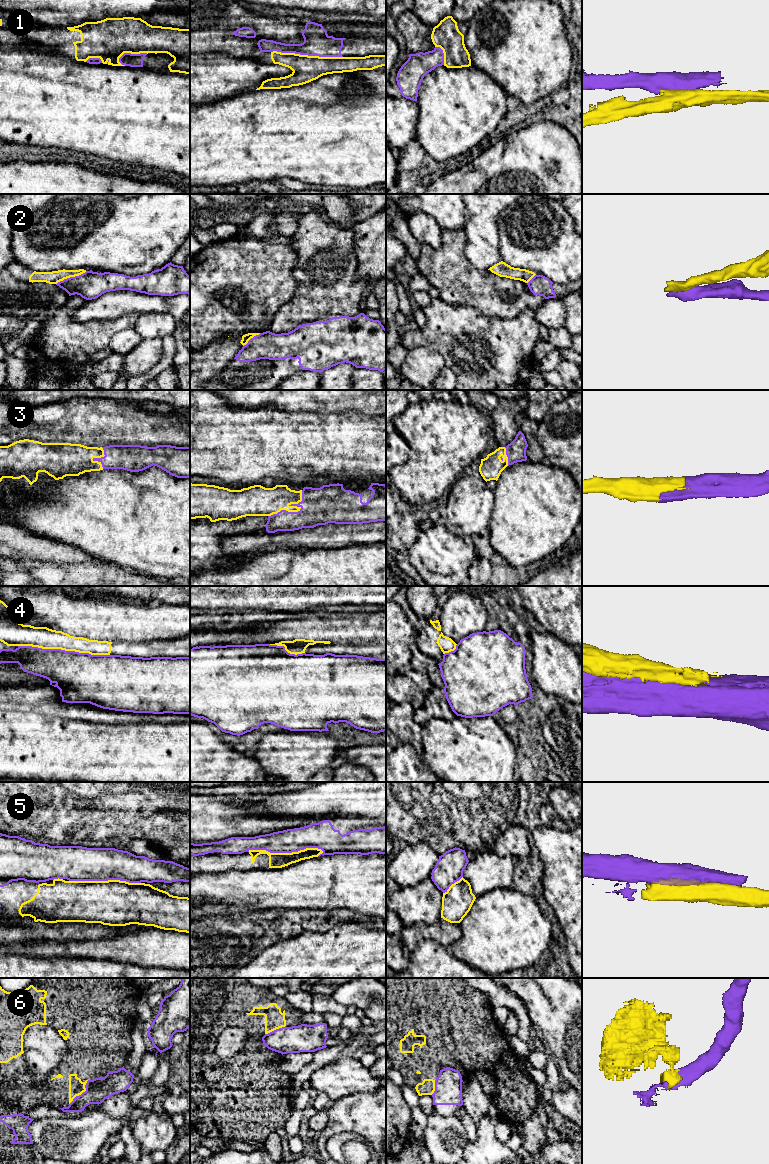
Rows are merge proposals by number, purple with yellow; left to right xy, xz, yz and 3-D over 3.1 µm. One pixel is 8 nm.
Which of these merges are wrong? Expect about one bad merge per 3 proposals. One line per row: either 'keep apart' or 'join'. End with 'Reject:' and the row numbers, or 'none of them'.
1: keep apart
2: keep apart
3: join
4: keep apart
5: keep apart
6: keep apart
Reject: 1, 2, 4, 5, 6

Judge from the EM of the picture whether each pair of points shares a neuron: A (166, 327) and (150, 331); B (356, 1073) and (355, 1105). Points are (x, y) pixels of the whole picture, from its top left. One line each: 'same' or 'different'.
A: same
B: different

